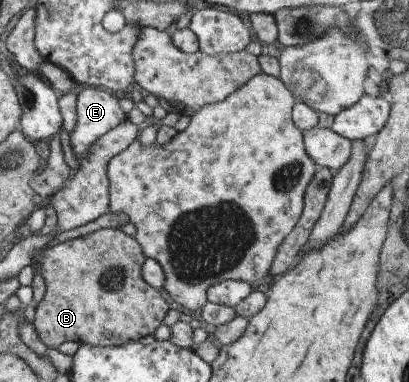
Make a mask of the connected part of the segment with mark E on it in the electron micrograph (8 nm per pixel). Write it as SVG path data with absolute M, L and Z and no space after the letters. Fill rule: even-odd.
M83 87L76 95L73 131L69 133L69 145L75 157L87 157L93 143L97 143L107 131L127 120L118 100L95 87Z

